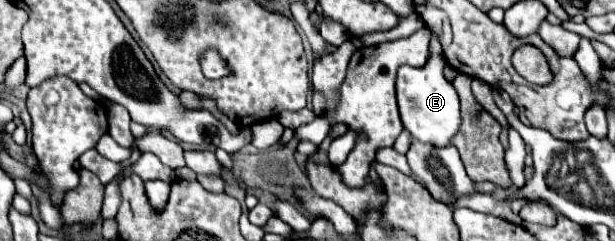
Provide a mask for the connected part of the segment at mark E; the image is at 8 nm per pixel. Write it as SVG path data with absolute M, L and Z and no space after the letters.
M432 36L432 56L424 68L400 66L396 74L396 96L404 128L420 142L430 142L436 146L448 146L450 138L460 128L460 100L450 82L444 80L442 68L446 60L440 50L440 42Z

